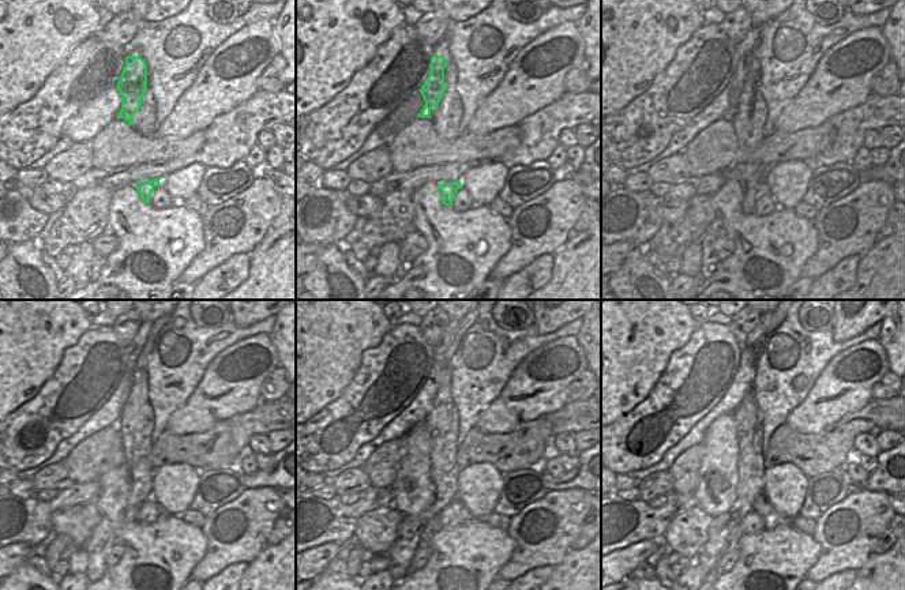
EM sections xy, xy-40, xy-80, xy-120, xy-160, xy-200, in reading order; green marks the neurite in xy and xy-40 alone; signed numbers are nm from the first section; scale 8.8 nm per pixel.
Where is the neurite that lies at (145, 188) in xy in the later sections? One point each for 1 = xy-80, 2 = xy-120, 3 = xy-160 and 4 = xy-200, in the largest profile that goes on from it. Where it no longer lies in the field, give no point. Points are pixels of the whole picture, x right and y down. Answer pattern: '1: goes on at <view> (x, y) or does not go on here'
1: goes on at xy-80 (751, 194)
2: goes on at xy-120 (131, 514)
3: goes on at xy-160 (434, 525)
4: goes on at xy-200 (731, 542)

